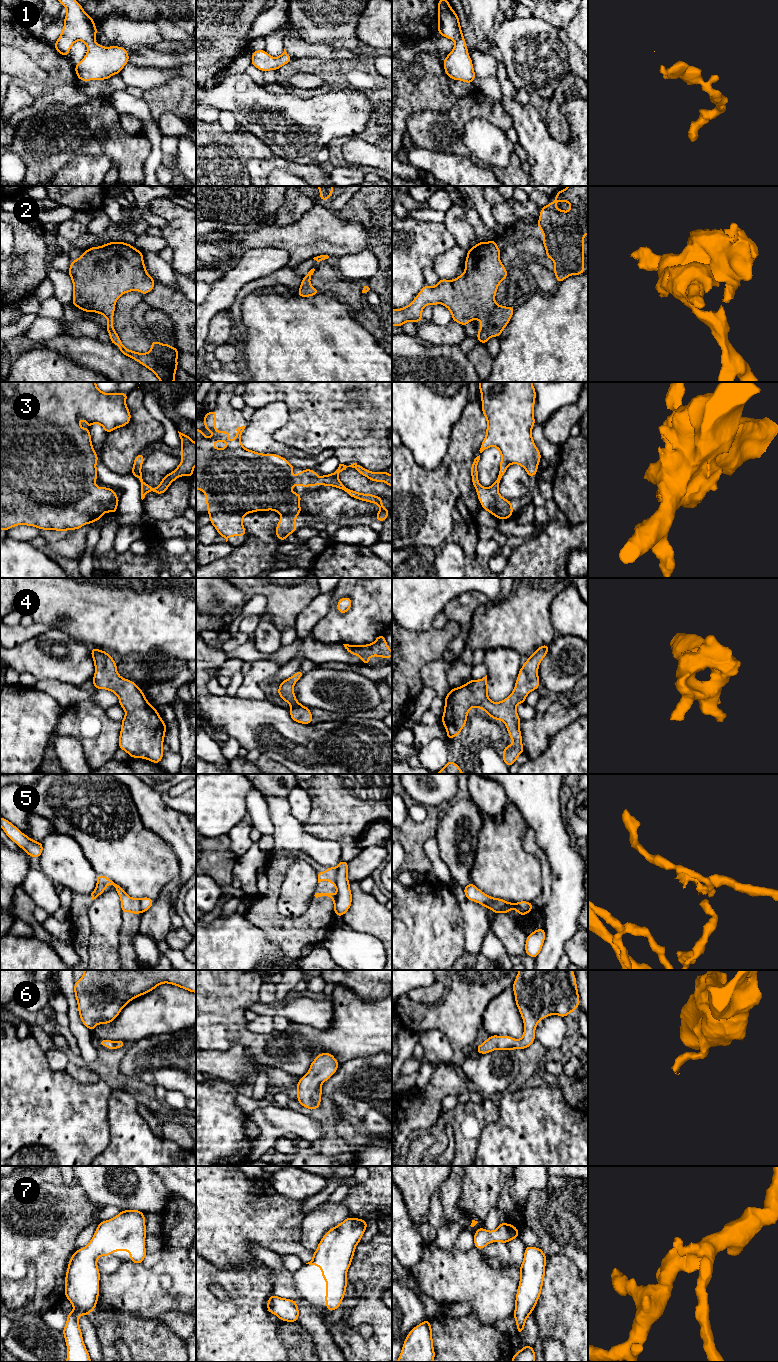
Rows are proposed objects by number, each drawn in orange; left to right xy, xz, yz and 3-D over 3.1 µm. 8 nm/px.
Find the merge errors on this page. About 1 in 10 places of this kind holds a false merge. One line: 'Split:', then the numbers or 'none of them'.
Split: 5

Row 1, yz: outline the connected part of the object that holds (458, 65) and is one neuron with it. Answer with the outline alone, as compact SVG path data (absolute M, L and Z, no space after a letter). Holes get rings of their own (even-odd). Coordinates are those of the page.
M448 0L438 1L438 12L438 34L456 42L453 50L442 63L445 73L451 79L461 80L471 85L476 74L461 31L459 17Z

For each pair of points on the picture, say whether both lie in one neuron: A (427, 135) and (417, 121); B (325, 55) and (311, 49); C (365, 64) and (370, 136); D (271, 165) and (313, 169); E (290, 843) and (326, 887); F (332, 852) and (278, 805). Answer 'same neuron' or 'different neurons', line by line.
A: same neuron
B: same neuron
C: same neuron
D: same neuron
E: different neurons
F: same neuron

